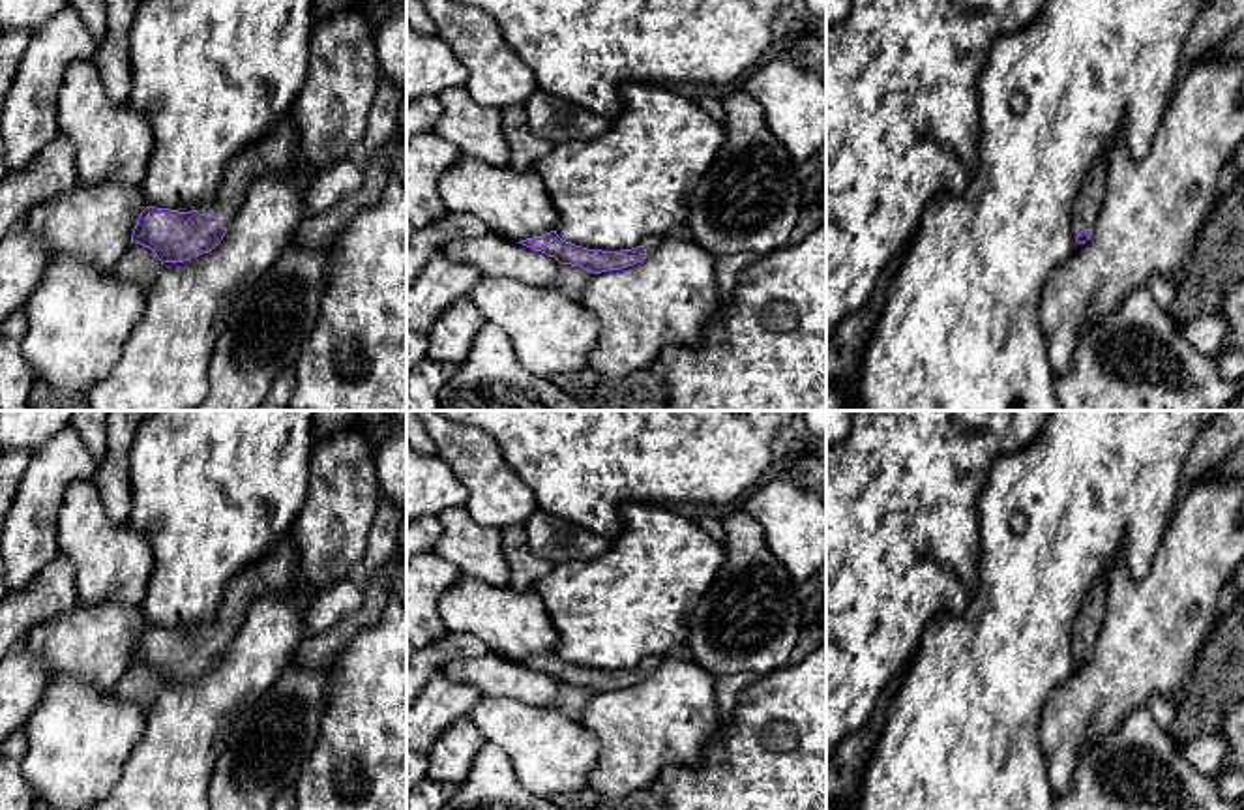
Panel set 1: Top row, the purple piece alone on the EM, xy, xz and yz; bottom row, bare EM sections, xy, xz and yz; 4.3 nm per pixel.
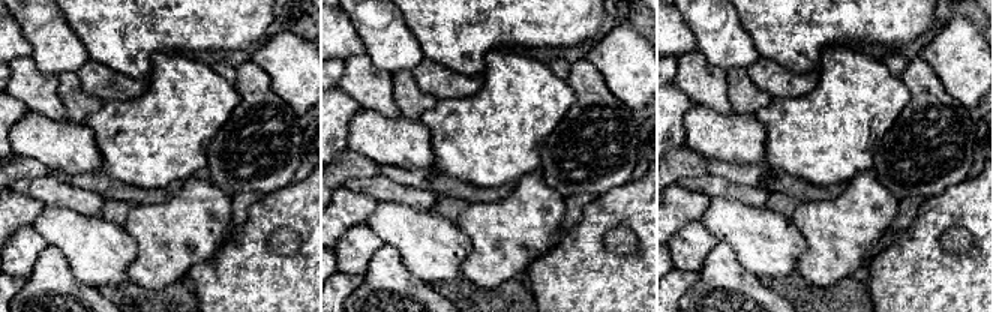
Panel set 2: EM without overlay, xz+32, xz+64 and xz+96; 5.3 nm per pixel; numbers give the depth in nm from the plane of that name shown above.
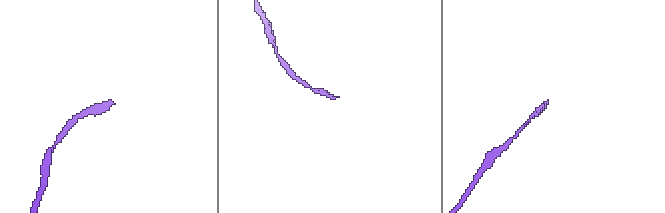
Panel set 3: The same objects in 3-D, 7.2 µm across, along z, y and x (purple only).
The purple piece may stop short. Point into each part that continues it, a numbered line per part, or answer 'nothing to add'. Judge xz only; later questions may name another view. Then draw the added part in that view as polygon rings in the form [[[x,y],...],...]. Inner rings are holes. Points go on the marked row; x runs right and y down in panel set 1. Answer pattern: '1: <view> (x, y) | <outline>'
1: xz (651, 244) | [[[665,234],[663,236],[650,236],[650,238],[644,238],[639,246],[643,246],[646,249],[646,257],[650,257],[658,246],[663,242]]]

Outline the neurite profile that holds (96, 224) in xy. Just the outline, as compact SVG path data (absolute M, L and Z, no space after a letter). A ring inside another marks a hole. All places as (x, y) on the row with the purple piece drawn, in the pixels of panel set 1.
M99 184L71 191L34 206L26 223L49 248L49 261L79 255L103 274L112 274L131 246L141 212L148 206L141 188Z

